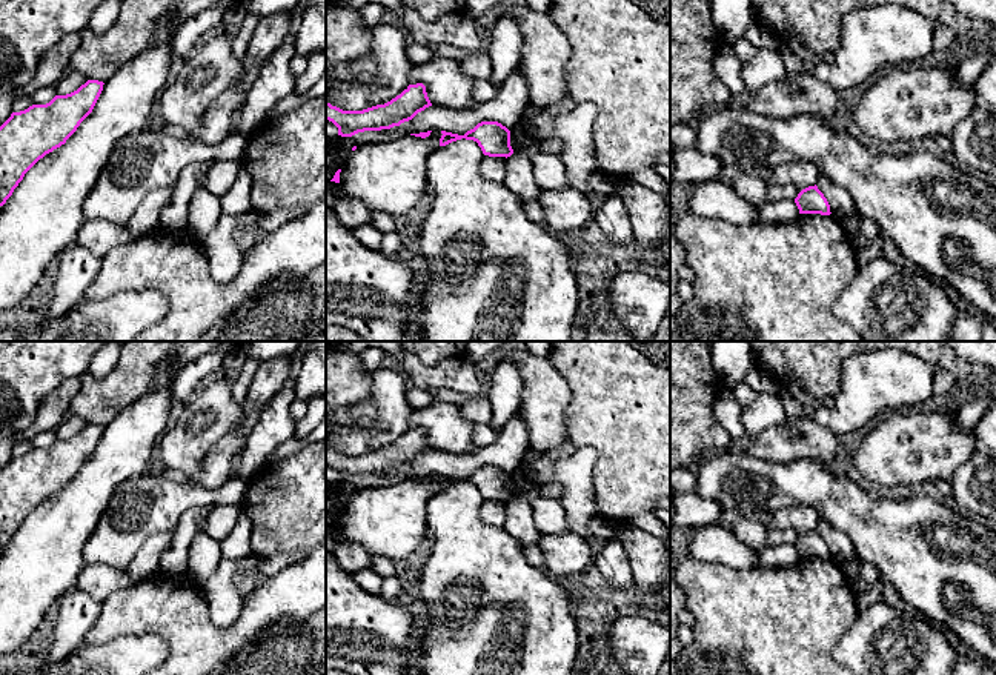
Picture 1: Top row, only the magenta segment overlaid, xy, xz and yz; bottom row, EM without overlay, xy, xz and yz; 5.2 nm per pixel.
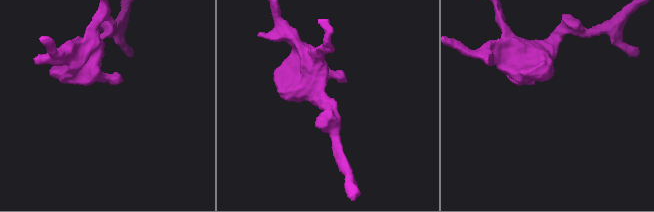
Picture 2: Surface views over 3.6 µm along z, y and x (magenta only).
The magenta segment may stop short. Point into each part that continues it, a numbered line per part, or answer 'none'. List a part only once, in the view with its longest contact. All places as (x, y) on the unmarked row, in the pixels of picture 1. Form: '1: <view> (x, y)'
none

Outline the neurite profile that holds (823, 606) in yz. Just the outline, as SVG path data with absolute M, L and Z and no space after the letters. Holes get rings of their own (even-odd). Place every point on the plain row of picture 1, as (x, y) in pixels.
M687 554L675 564L673 575L684 590L684 607L693 613L695 626L692 627L693 643L682 649L682 653L676 661L670 661L670 675L855 675L833 658L833 649L852 627L859 610L856 606L856 597L844 570L832 558L801 558L795 566L785 569L765 566L735 569L719 563L702 561Z

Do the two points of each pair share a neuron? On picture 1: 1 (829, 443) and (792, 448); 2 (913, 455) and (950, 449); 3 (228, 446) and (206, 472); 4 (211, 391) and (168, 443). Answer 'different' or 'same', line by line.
1: same
2: same
3: same
4: same

